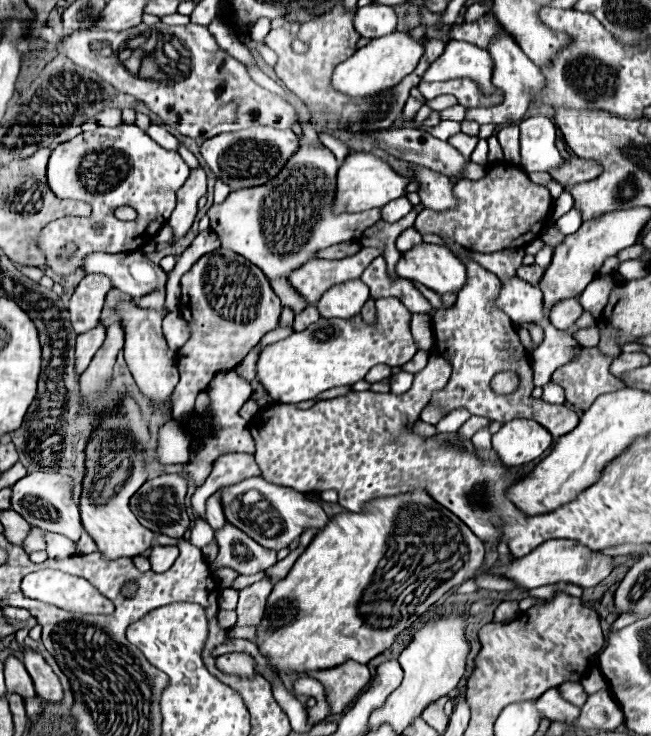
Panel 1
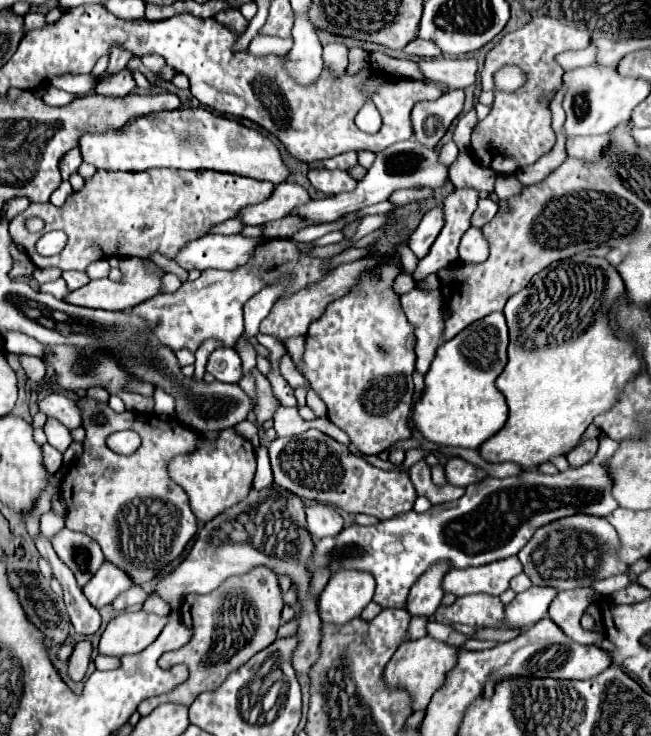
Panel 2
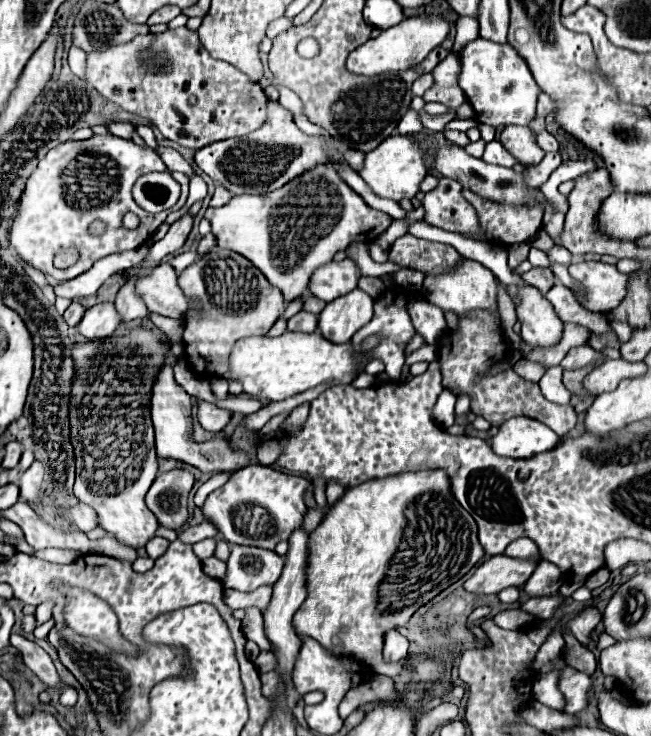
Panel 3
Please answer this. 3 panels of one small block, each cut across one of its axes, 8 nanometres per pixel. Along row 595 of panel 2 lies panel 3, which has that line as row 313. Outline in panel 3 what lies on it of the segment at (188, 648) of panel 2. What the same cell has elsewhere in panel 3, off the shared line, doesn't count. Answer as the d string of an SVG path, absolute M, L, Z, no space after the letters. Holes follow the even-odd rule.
M214 248L200 262L188 266L178 276L178 282L188 296L202 302L204 314L190 312L186 316L184 352L190 368L204 378L212 374L222 376L228 370L232 344L244 336L266 334L286 308L282 292L250 260L224 248Z

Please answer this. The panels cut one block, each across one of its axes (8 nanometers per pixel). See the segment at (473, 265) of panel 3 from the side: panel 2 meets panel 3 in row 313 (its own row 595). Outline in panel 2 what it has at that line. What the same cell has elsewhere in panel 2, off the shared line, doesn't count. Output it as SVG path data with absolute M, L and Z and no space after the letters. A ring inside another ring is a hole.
M512 556L486 566L450 570L442 580L442 588L444 594L454 594L458 598L468 594L480 594L480 592L498 596L508 590L510 580L520 572L522 572L522 564L516 556Z

